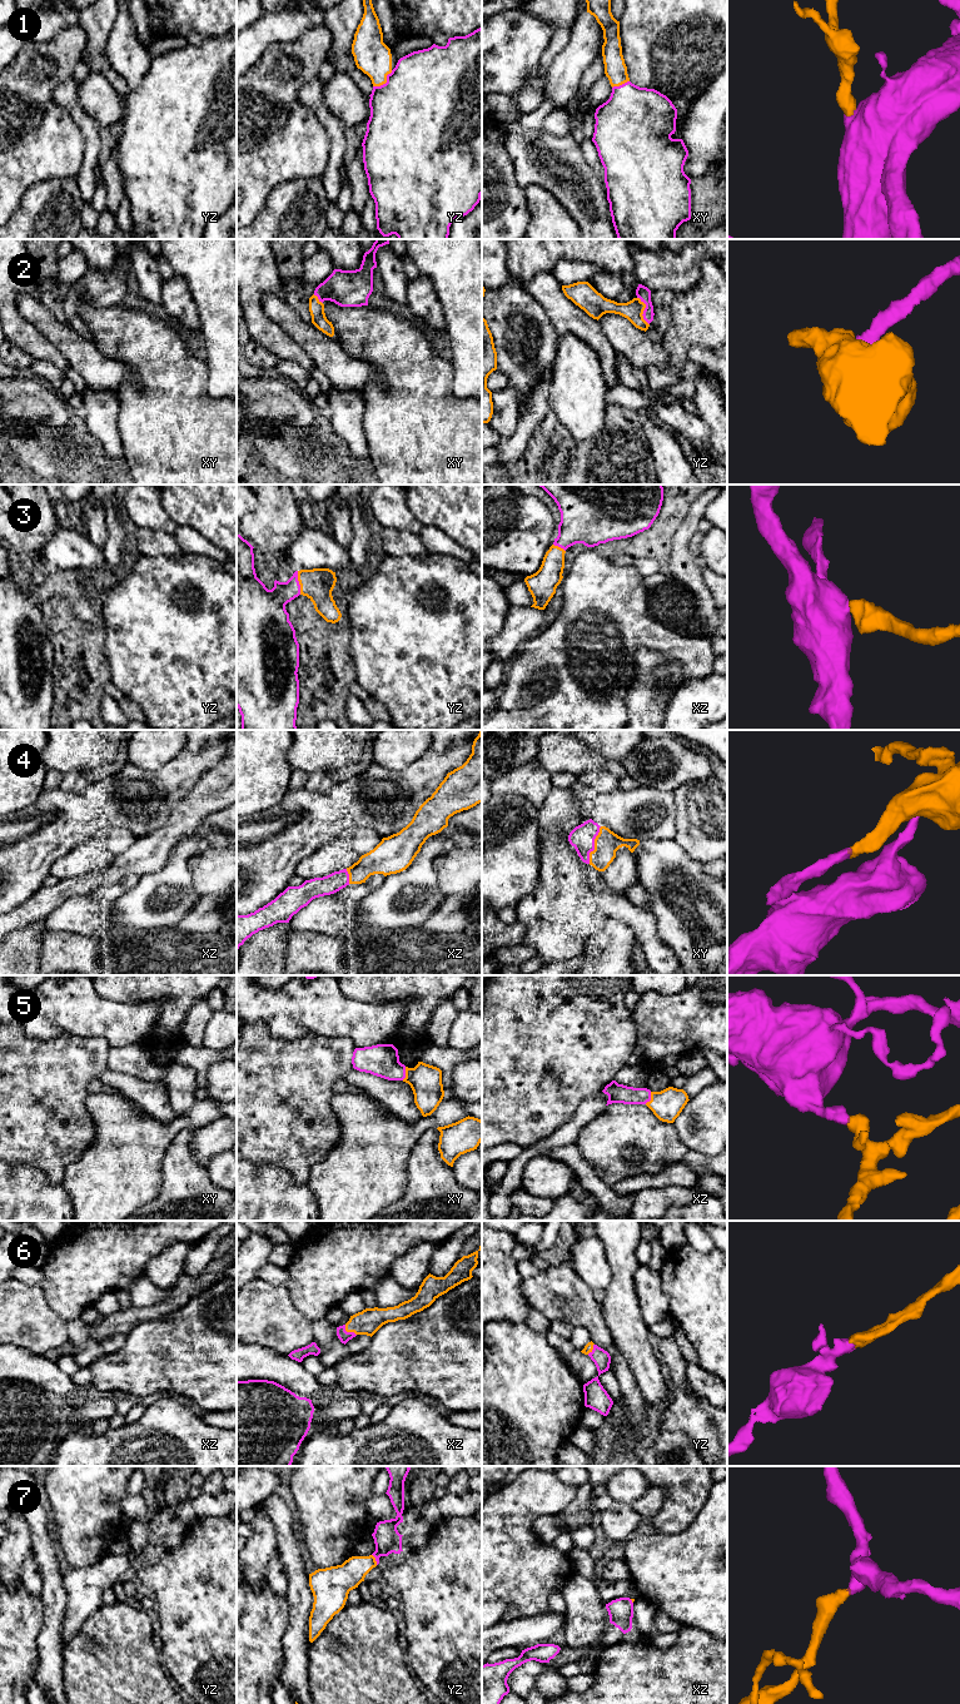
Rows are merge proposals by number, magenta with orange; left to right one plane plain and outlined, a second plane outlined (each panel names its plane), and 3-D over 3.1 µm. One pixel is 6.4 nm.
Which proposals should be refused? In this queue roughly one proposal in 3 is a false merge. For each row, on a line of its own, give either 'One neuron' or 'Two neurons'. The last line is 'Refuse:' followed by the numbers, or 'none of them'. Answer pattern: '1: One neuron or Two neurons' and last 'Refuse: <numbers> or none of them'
1: One neuron
2: One neuron
3: One neuron
4: One neuron
5: One neuron
6: One neuron
7: One neuron
Refuse: none of them

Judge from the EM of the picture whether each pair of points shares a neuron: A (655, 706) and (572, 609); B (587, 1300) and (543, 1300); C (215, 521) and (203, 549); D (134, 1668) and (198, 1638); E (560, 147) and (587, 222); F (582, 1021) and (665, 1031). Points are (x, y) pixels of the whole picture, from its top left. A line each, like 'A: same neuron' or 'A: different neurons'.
A: different neurons
B: same neuron
C: different neurons
D: different neurons
E: same neuron
F: different neurons

